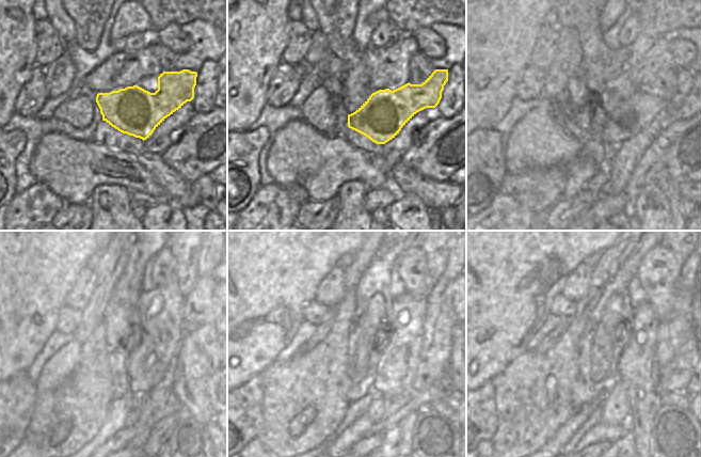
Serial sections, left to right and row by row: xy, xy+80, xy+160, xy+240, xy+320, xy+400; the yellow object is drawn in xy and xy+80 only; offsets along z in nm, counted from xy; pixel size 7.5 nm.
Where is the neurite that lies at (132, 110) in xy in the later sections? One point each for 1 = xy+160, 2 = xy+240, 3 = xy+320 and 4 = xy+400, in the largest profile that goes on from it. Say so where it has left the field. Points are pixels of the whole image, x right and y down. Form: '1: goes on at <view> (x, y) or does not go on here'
1: goes on at xy+160 (632, 115)
2: goes on at xy+240 (141, 382)
3: goes on at xy+320 (376, 409)
4: goes on at xy+400 (616, 409)

